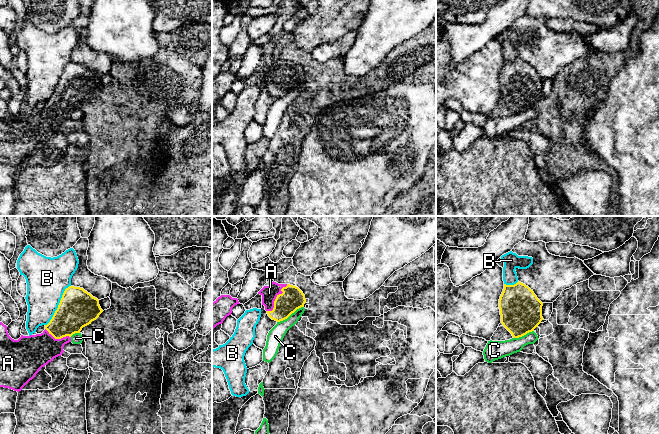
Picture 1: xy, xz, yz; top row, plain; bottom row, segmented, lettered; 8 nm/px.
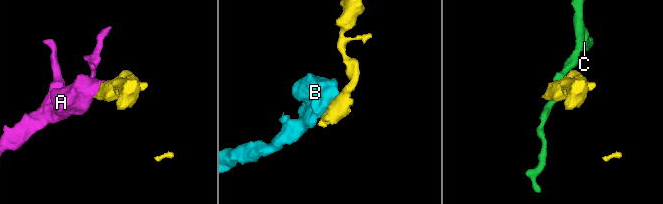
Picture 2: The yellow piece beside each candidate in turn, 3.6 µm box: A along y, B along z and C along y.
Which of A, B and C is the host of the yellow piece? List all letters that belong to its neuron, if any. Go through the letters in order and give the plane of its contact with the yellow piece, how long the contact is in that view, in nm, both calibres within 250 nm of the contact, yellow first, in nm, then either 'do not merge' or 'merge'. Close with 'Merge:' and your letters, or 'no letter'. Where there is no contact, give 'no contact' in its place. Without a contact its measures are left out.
A: contact in xz; length 280 nm; calibres 190 and 130 nm; merge
B: contact in xy; length 380 nm; calibres 300 and 340 nm; do not merge
C: contact in xz; length 260 nm; calibres 190 and 130 nm; do not merge
Merge: A

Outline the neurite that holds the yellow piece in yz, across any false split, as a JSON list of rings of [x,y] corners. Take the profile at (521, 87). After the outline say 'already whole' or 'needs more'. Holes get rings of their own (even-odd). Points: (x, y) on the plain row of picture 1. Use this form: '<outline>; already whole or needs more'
[[[521,58],[514,61],[504,60],[499,75],[501,99],[512,110],[519,114],[534,107],[543,96],[543,79],[533,66]]]; already whole

